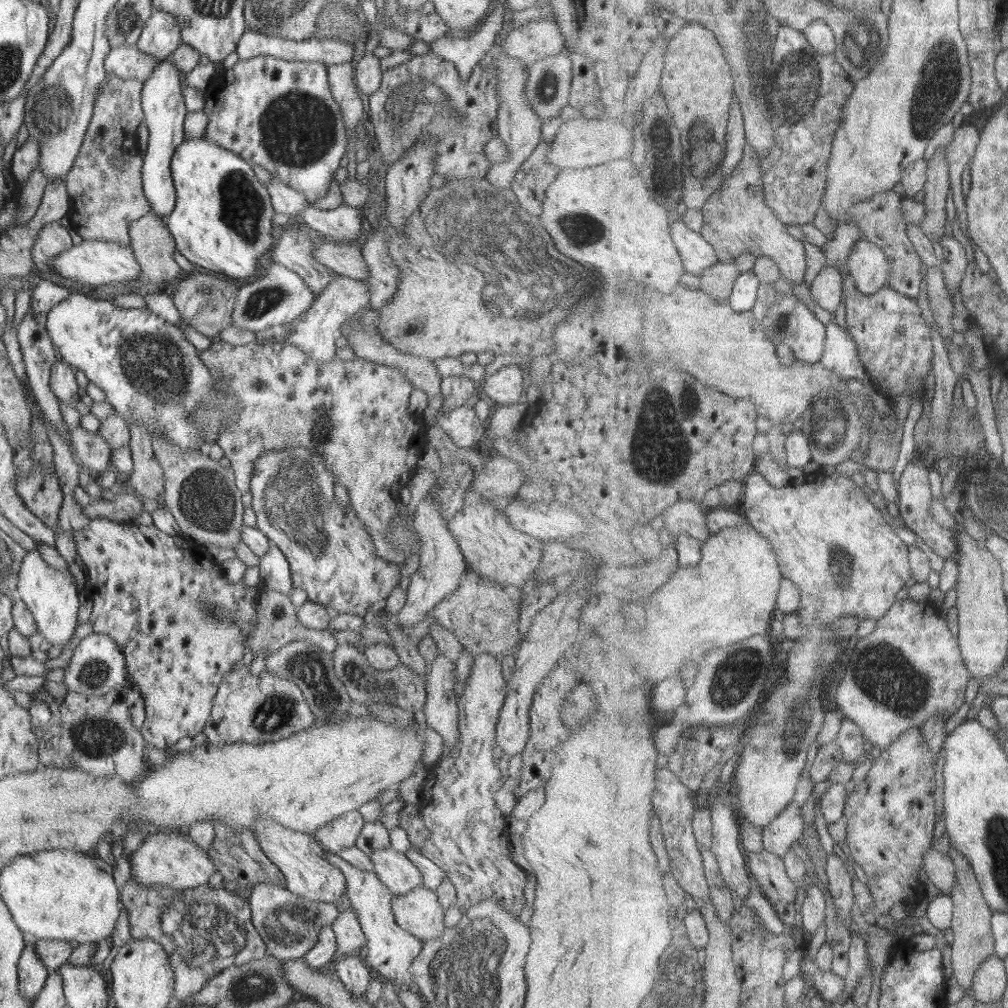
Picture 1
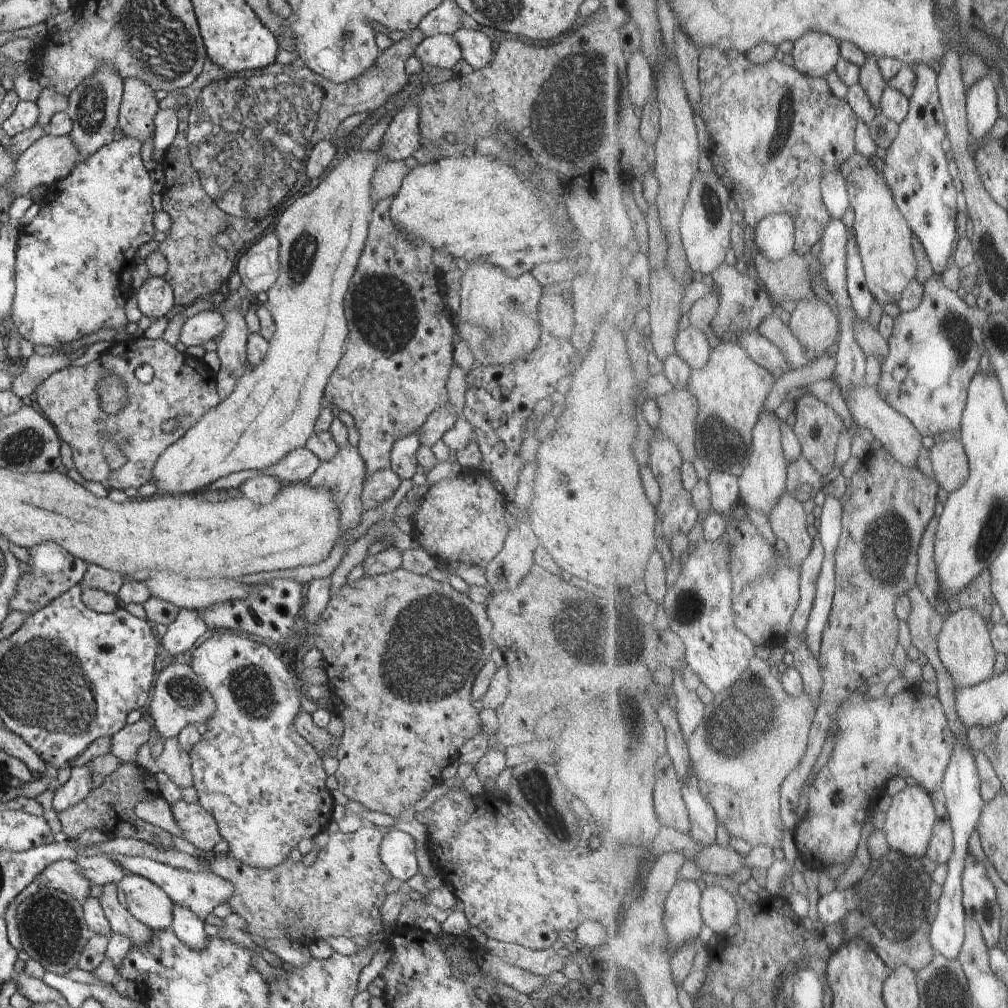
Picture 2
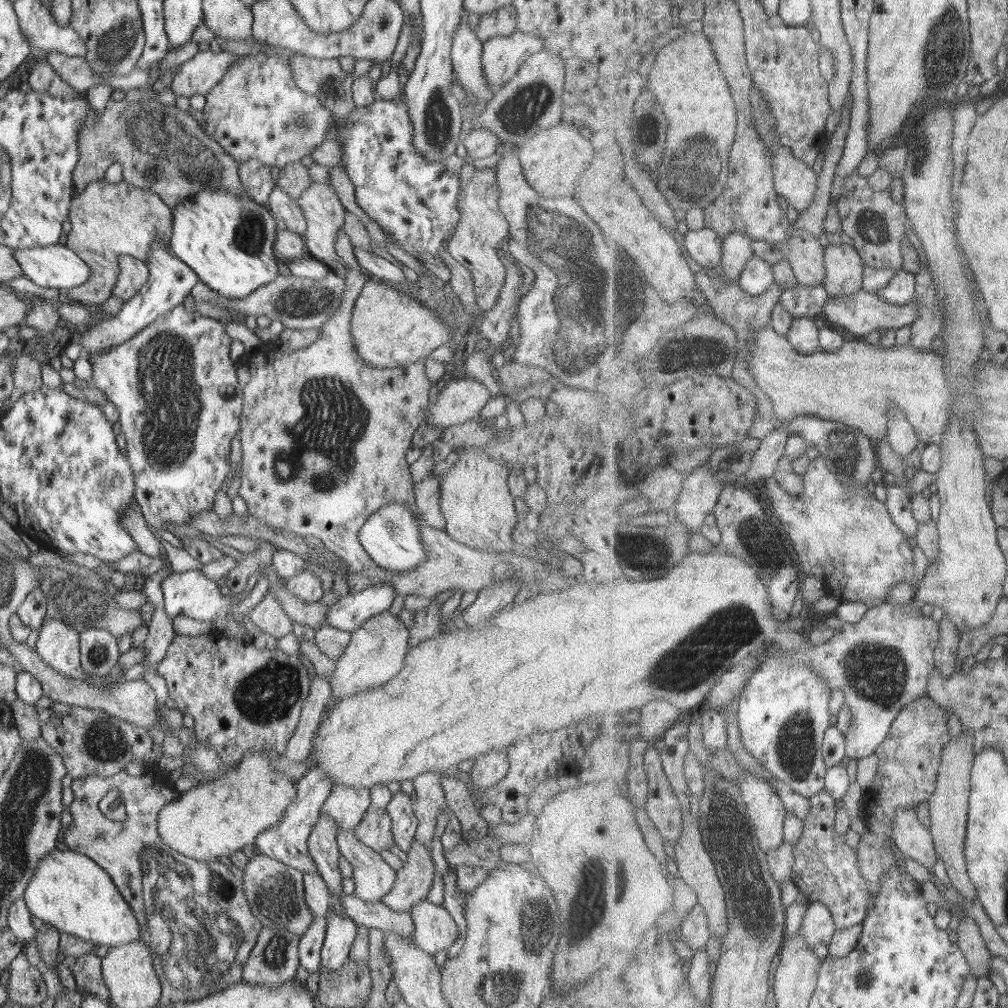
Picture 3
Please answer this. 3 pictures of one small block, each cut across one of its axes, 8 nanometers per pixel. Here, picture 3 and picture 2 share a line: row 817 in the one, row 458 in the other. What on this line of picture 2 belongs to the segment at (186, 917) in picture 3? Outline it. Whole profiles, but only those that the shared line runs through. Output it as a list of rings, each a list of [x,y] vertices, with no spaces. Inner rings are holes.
[[[141,337],[137,339],[129,339],[129,338],[119,338],[118,340],[114,341],[114,345],[107,349],[105,352],[102,352],[102,354],[93,360],[90,363],[87,363],[83,366],[73,366],[70,365],[69,367],[64,367],[62,370],[56,371],[52,376],[49,376],[45,379],[43,383],[41,383],[41,386],[38,387],[35,390],[37,396],[36,396],[36,402],[38,403],[38,406],[40,407],[40,410],[42,410],[43,415],[52,423],[52,426],[55,428],[56,434],[58,435],[58,438],[66,442],[68,446],[70,446],[70,449],[72,451],[72,458],[74,461],[74,464],[76,465],[76,468],[78,472],[86,479],[86,480],[93,480],[96,482],[100,482],[106,490],[122,490],[124,491],[126,488],[136,488],[138,490],[140,486],[143,486],[144,484],[148,484],[152,482],[152,470],[153,465],[155,464],[157,458],[170,446],[173,442],[176,442],[179,438],[182,438],[184,436],[184,432],[187,431],[189,428],[192,428],[194,424],[196,424],[200,418],[204,416],[209,410],[212,410],[212,408],[216,408],[218,406],[218,403],[220,400],[220,394],[216,392],[216,372],[202,359],[202,358],[195,358],[193,356],[188,356],[186,353],[180,354],[174,346],[172,346],[169,342],[166,342],[163,337],[157,338],[157,339],[149,339],[146,337]],[[141,364],[148,364],[152,366],[154,369],[154,376],[150,383],[142,383],[140,382],[134,372],[138,366]],[[110,374],[114,374],[114,376],[118,376],[120,380],[122,380],[122,384],[126,386],[126,390],[128,390],[128,404],[118,412],[118,414],[115,414],[114,416],[108,416],[100,406],[100,399],[98,398],[98,382],[100,382],[100,378],[104,378],[104,376],[110,376]],[[174,418],[182,418],[182,422],[178,423],[178,431],[173,430],[171,432],[164,432],[162,430],[162,424],[166,421],[172,420]],[[108,436],[112,436],[112,438],[120,438],[120,452],[126,456],[126,464],[130,462],[130,464],[134,464],[134,468],[128,468],[126,466],[126,470],[132,470],[132,472],[124,472],[124,464],[122,464],[122,468],[116,468],[112,469],[110,467],[108,458],[106,458],[105,453],[105,444],[104,444],[104,438],[108,440]]]

